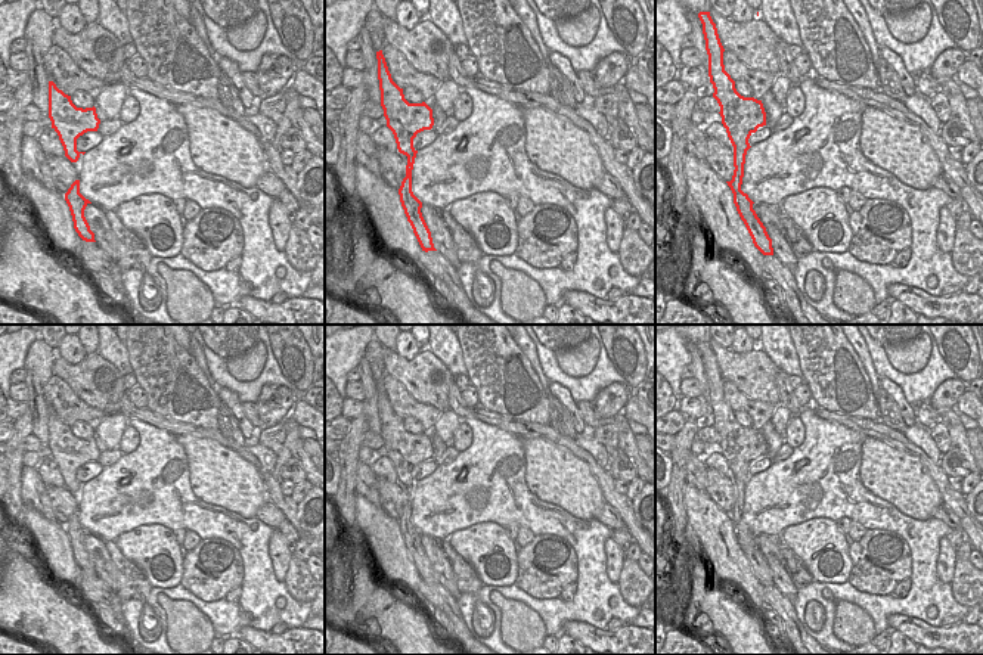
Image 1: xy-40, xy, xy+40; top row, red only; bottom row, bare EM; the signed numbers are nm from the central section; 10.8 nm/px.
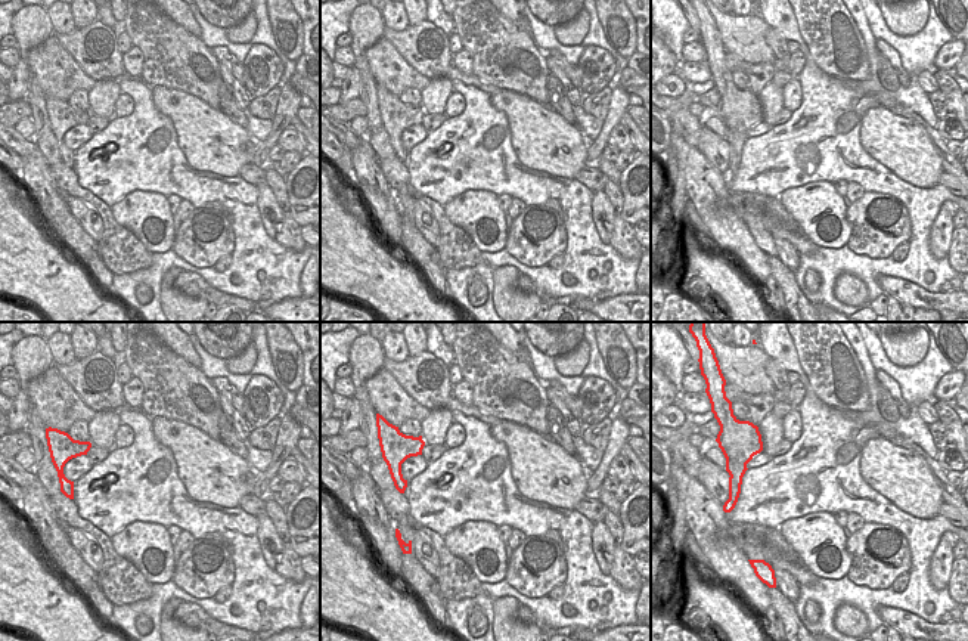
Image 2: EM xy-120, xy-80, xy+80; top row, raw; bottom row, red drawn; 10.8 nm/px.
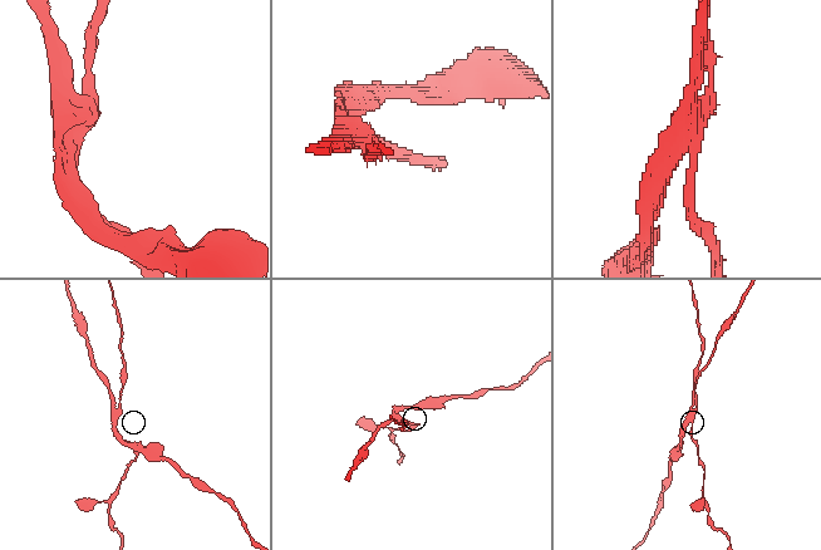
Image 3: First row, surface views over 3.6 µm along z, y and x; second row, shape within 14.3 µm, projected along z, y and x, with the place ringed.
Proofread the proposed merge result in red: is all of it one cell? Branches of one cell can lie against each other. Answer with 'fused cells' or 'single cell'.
fused cells

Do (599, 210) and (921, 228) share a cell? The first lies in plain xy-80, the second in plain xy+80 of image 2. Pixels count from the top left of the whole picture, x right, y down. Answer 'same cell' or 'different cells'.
different cells

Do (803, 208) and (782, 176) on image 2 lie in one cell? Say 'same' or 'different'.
different

